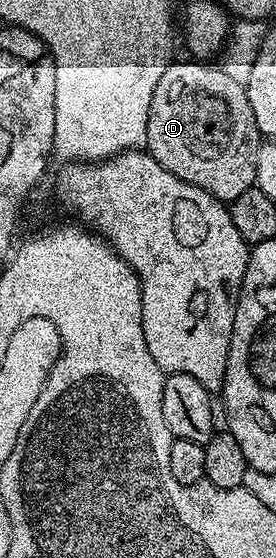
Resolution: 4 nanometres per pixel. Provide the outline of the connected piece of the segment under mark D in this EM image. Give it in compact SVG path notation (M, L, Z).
M189 61L190 63L167 62L164 73L160 76L160 81L156 85L156 93L152 93L152 105L148 105L148 133L144 144L145 150L149 151L152 158L157 163L164 165L168 173L183 179L188 185L196 185L204 189L212 197L216 197L221 202L229 205L240 193L244 193L249 187L256 183L256 161L258 160L258 148L260 146L260 136L256 117L252 113L252 105L248 105L248 93L241 82L238 83L229 75L229 70L221 71L218 67L209 67L211 64L206 61Z

